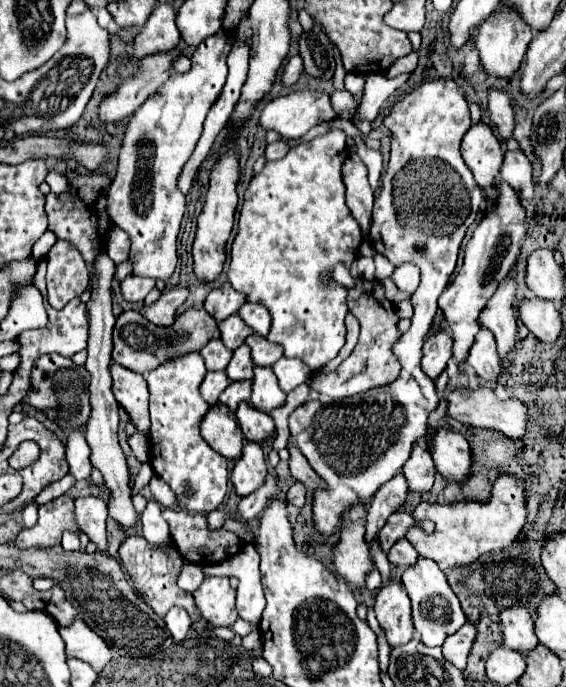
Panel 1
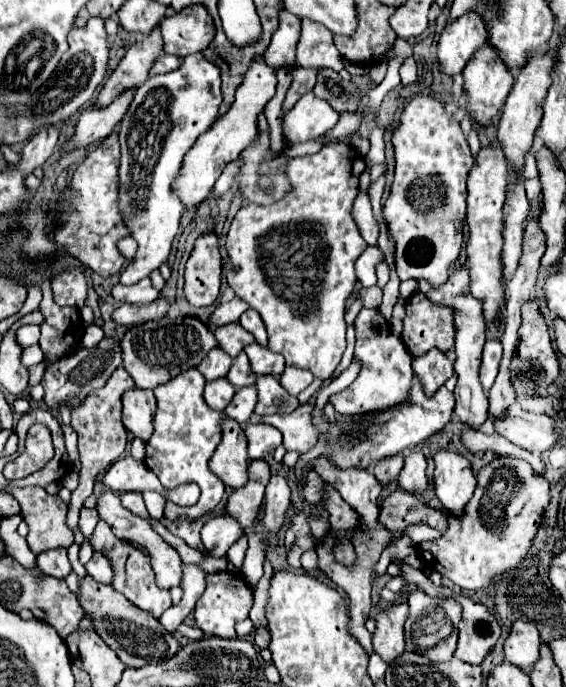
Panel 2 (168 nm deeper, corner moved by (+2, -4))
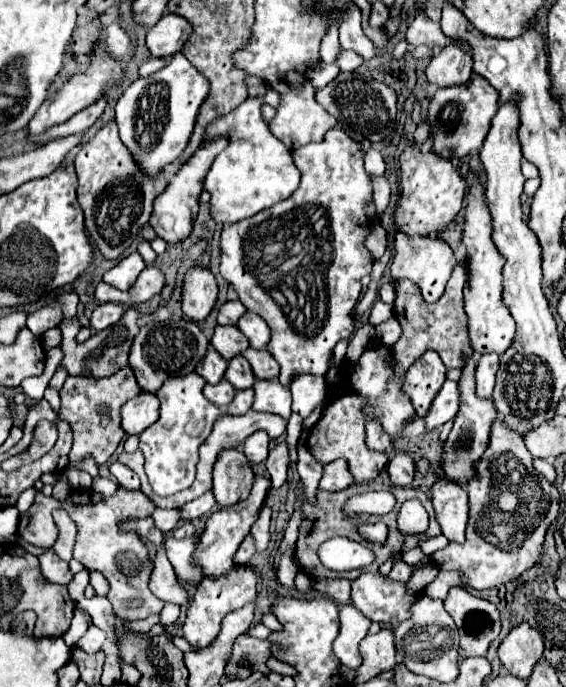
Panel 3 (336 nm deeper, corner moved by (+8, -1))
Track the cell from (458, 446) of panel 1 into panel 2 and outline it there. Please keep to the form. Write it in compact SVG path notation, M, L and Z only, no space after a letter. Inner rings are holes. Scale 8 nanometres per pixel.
M446 448L434 454L434 490L448 512L460 516L464 504L470 500L476 488L476 476L472 464L460 452Z

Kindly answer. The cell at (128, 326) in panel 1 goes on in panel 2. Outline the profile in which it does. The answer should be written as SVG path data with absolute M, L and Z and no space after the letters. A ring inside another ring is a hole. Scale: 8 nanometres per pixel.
M166 316L160 322L144 322L144 324L128 328L120 346L122 346L122 356L124 356L122 366L134 378L136 386L156 388L158 384L168 382L172 376L198 366L202 360L202 354L206 356L218 344L208 324L200 322L198 318Z

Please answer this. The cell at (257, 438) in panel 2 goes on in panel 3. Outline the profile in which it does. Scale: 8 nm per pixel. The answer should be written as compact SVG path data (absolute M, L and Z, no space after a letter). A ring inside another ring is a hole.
M258 431L254 435L250 435L246 441L244 441L244 455L248 457L250 463L264 463L266 457L268 457L268 435Z

